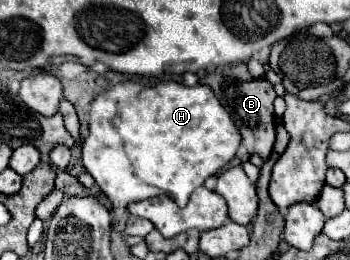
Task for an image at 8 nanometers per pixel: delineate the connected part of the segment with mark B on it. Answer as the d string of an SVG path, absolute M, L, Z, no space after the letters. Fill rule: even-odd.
M209 68L199 78L199 82L211 86L211 90L215 92L215 96L223 104L223 108L229 112L229 116L233 118L233 122L239 126L241 136L243 136L243 144L249 150L249 154L259 154L265 160L271 154L271 148L275 144L273 100L277 98L277 94L273 90L273 84L269 80L265 80L265 78L241 82L241 80L235 80L235 78L225 76L219 68Z

